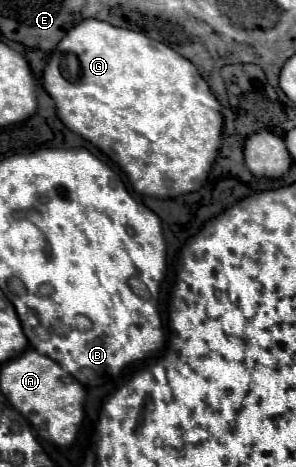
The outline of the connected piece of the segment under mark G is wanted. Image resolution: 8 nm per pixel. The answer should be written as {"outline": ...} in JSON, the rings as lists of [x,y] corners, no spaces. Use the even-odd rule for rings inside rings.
{"outline":[[[84,19],[52,51],[44,67],[44,89],[54,99],[60,121],[118,165],[128,175],[136,193],[178,197],[198,191],[206,181],[221,145],[224,121],[220,103],[210,93],[198,69],[164,43],[106,21]]]}

